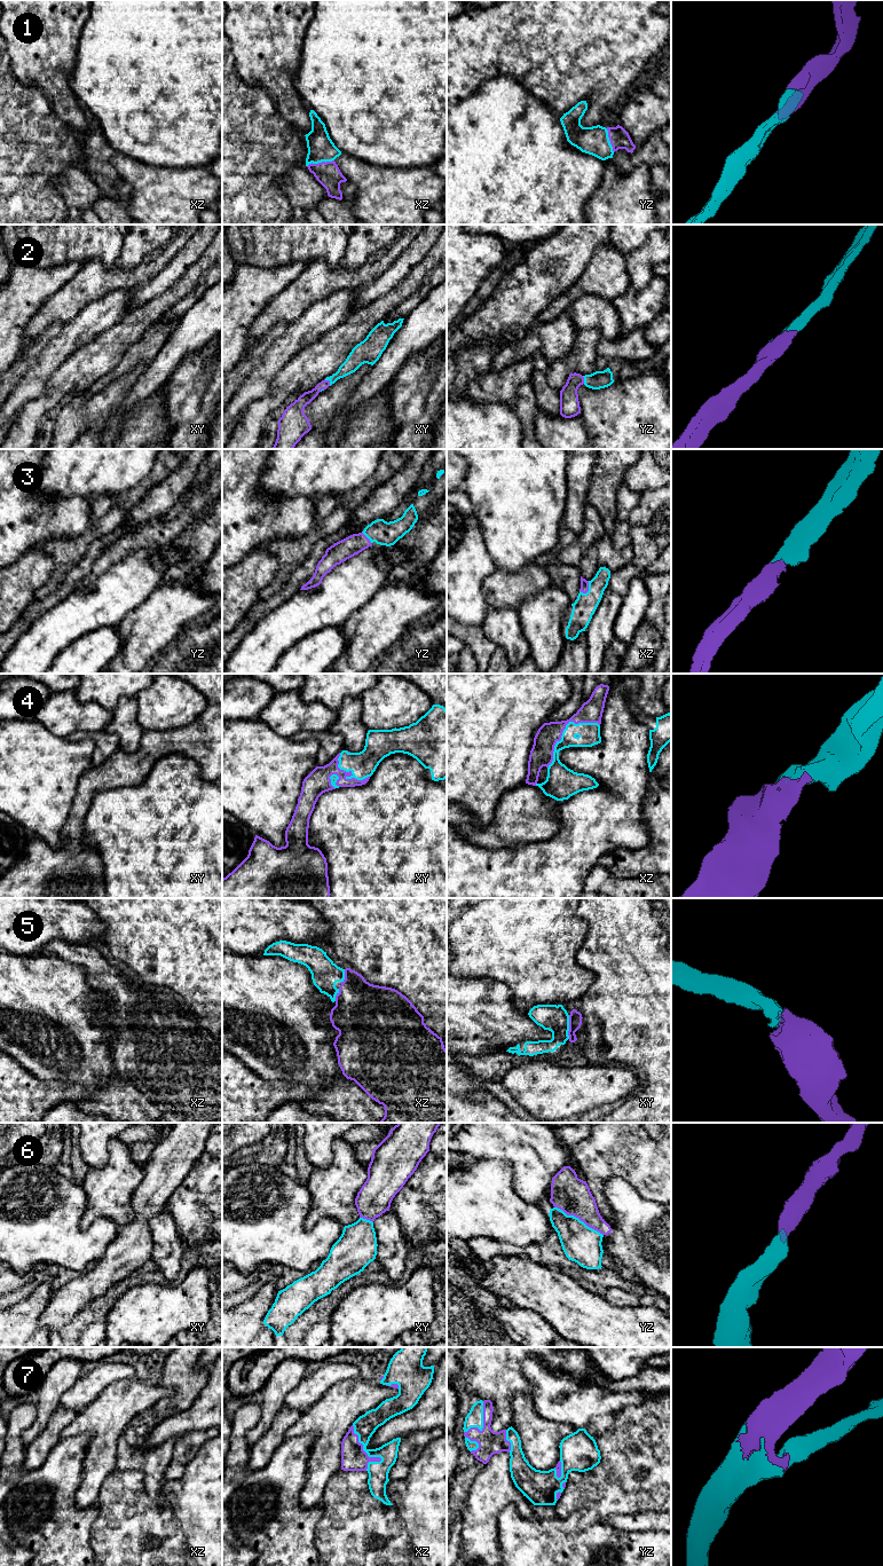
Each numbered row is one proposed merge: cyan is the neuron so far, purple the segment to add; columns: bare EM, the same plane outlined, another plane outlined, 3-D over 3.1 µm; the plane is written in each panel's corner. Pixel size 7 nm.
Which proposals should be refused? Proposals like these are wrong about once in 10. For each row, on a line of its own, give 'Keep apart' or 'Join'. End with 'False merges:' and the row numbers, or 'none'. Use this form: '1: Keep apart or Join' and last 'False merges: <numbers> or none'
1: Join
2: Join
3: Join
4: Join
5: Join
6: Join
7: Join
False merges: none

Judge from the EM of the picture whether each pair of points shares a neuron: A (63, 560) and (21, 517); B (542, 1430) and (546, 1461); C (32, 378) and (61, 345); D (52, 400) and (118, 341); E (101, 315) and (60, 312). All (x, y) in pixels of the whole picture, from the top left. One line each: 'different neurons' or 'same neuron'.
A: different neurons
B: same neuron
C: same neuron
D: same neuron
E: different neurons

